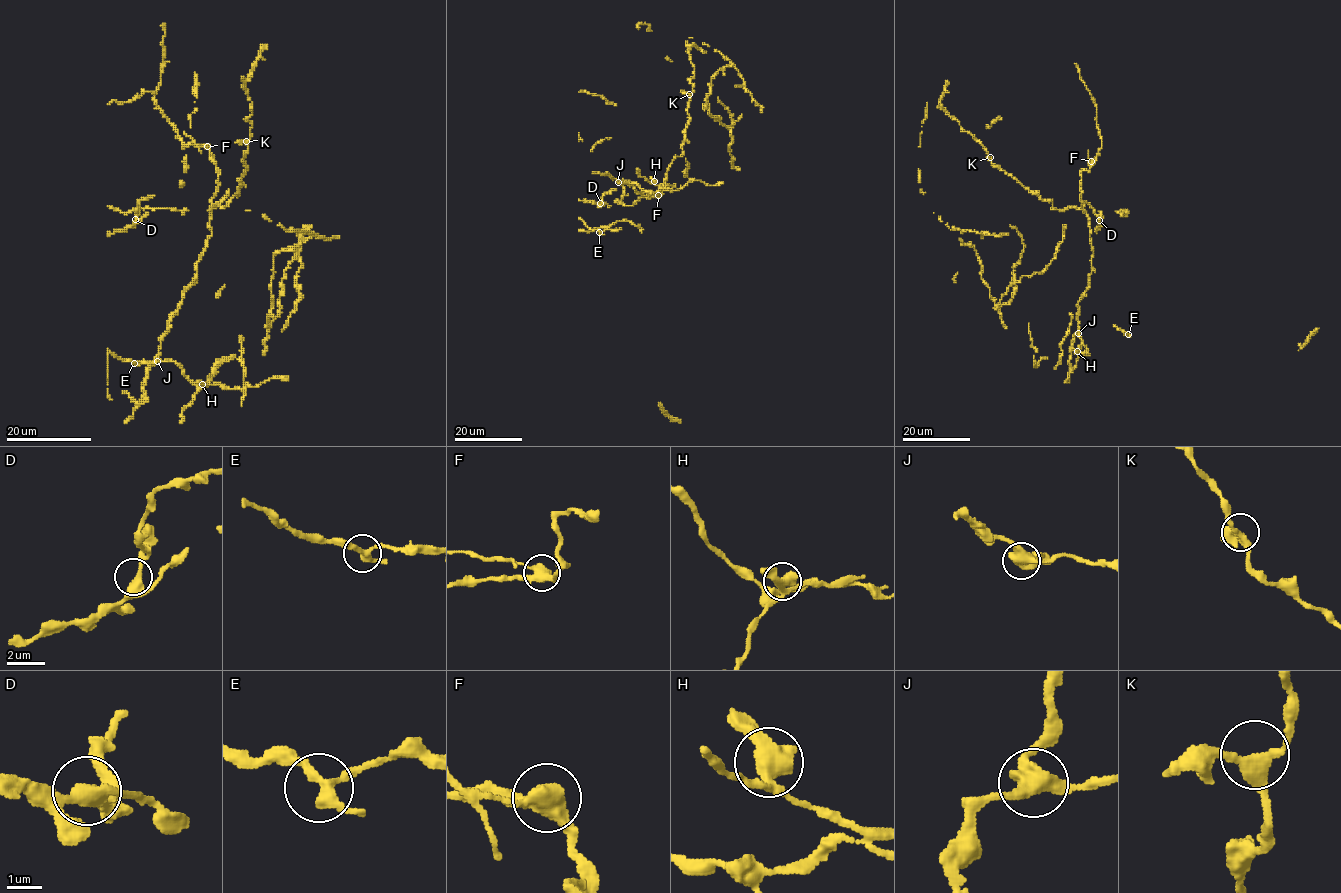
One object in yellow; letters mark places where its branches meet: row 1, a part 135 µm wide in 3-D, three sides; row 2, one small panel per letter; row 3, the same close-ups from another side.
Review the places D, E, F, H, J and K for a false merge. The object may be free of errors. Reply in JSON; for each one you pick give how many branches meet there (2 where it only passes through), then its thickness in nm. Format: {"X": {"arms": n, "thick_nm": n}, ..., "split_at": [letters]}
{"F": {"arms": 3, "thick_nm": 420}, "split_at": ["F"]}

